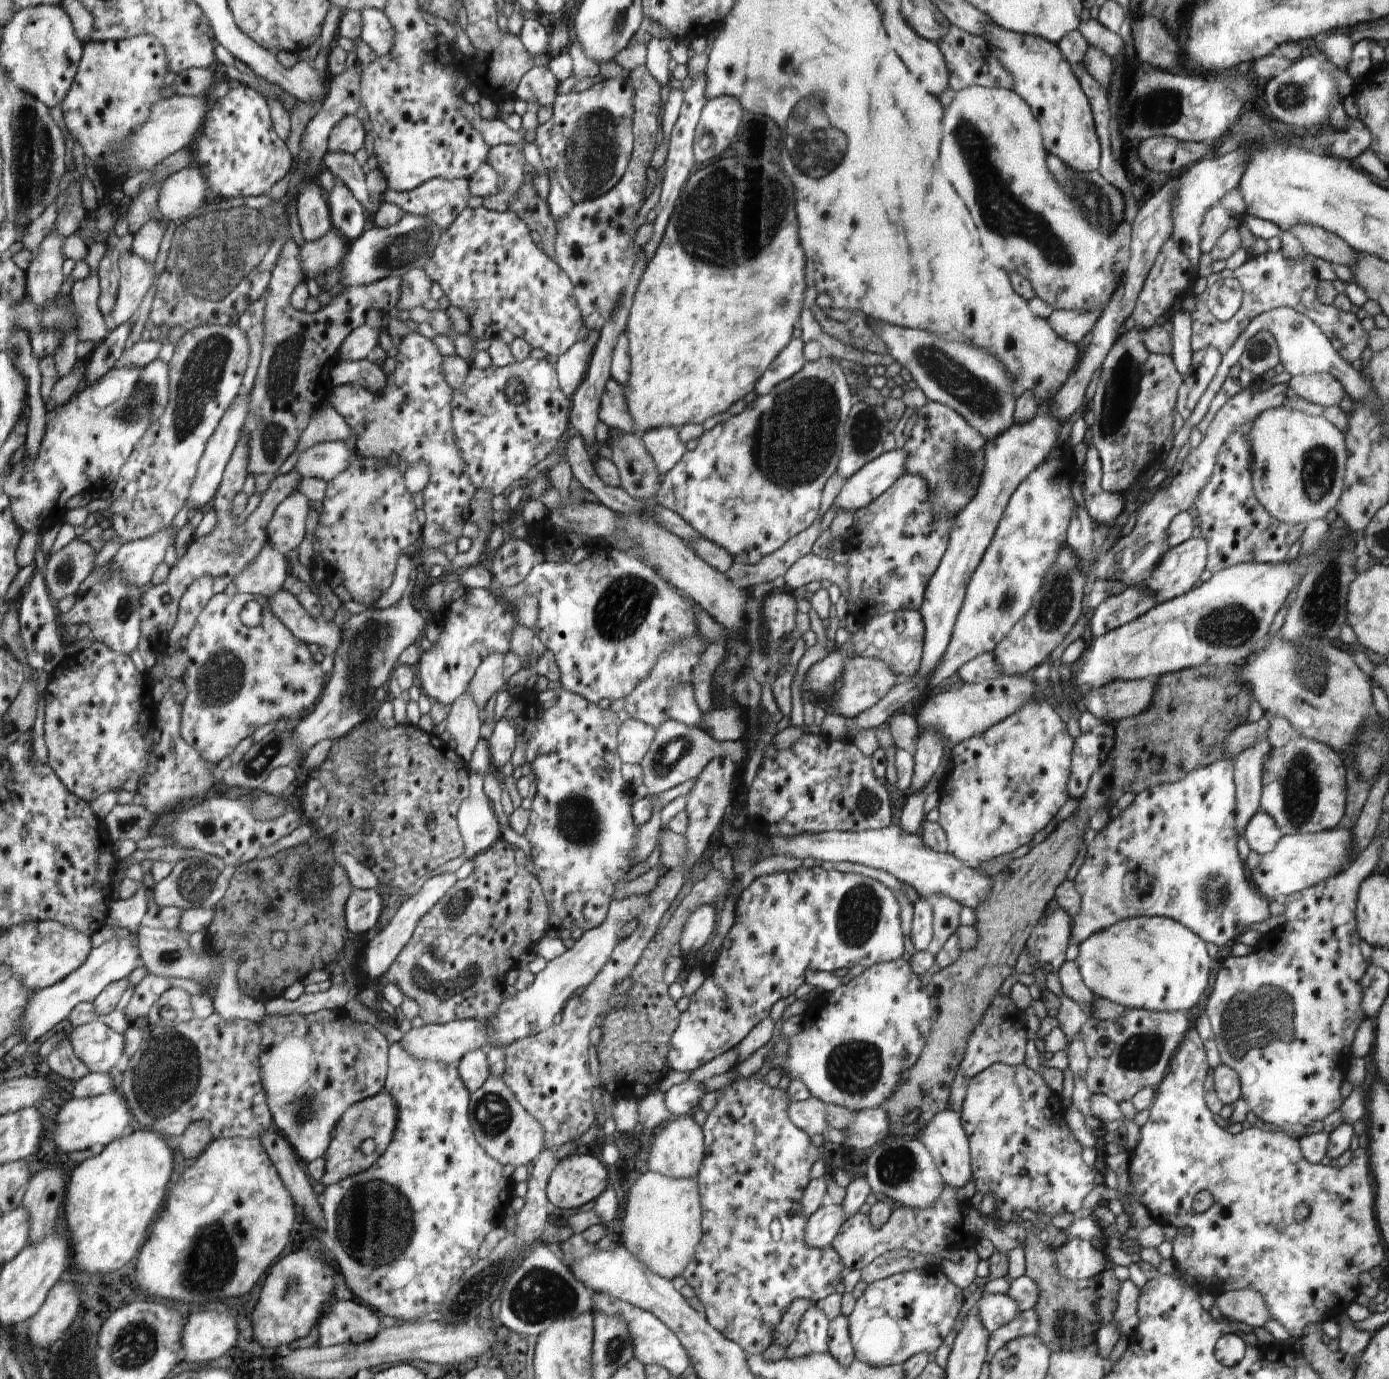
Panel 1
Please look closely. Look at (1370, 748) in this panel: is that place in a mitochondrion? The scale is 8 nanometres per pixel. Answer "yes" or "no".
yes

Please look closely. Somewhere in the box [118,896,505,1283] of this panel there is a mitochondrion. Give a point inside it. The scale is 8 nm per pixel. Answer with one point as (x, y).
(373, 1221)

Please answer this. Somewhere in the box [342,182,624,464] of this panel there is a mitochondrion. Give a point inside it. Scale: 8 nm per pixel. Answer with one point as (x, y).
(406, 248)

